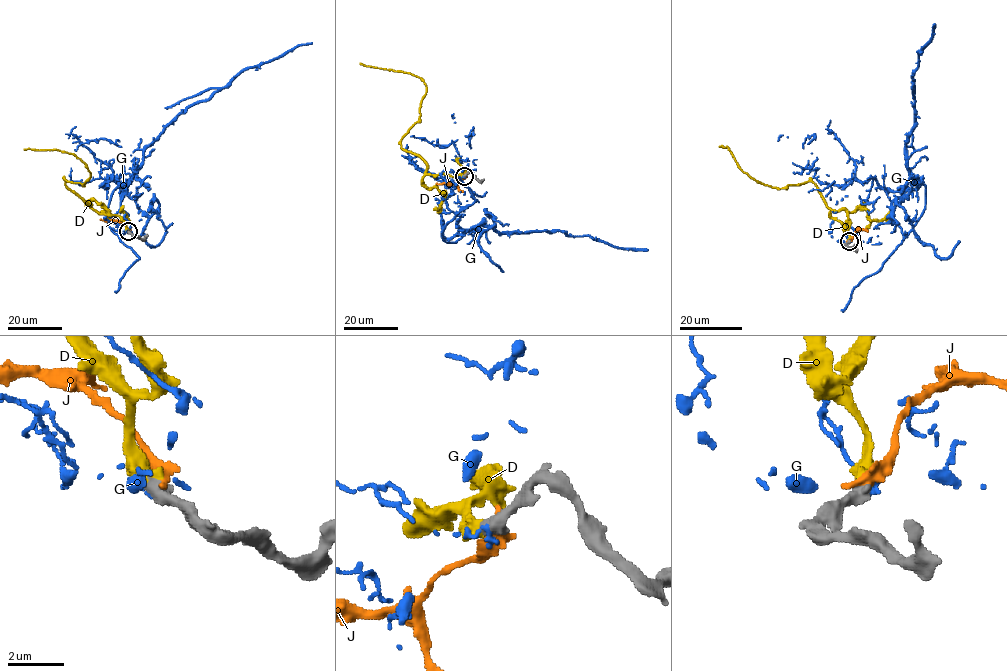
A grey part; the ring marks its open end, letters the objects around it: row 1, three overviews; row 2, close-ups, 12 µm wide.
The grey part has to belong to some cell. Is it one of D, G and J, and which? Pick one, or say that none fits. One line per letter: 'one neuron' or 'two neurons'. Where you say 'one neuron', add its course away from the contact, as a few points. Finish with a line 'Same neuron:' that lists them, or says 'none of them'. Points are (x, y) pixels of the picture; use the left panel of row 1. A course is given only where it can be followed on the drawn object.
D: one neuron | via (128, 231), (119, 216), (99, 214), (65, 184), (84, 186), (91, 175), (83, 162), (56, 149), (24, 149)
G: two neurons
J: two neurons
Same neuron: D

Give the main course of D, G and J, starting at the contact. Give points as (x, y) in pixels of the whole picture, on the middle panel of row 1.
D: (464, 176), (427, 174), (427, 164), (401, 148), (401, 138), (419, 120), (425, 83), (408, 72), (360, 63)
G: (464, 176), (442, 197), (464, 232), (446, 238), (444, 169), (461, 161), (430, 143), (457, 139), (453, 113)
J: (465, 176), (455, 184), (436, 183)

